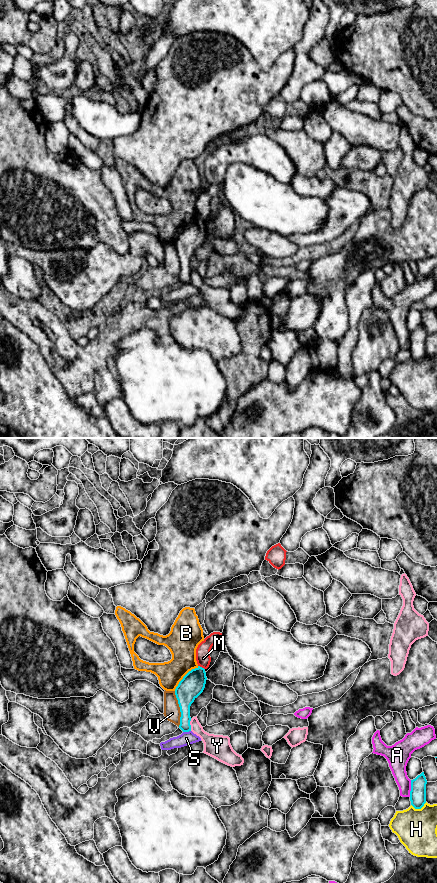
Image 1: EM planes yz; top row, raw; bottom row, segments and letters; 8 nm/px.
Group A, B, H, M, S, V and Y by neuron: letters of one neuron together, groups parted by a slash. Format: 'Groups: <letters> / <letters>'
Groups: A / B / H / M / S / V / Y

